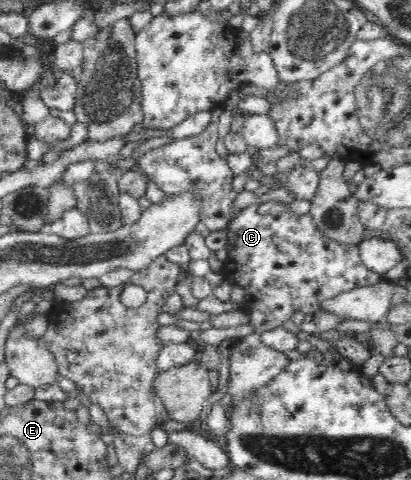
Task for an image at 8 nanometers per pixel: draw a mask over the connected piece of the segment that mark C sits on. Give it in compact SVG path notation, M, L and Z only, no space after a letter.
M277 201L253 203L249 207L243 207L225 232L228 259L223 263L223 279L232 289L228 301L237 305L235 311L249 316L247 323L253 325L257 333L281 327L283 323L291 320L293 313L315 313L326 299L356 287L373 285L382 278L363 265L359 245L345 246L341 245L340 241L327 239L325 234L315 227L310 213L297 215L290 210L289 205Z

